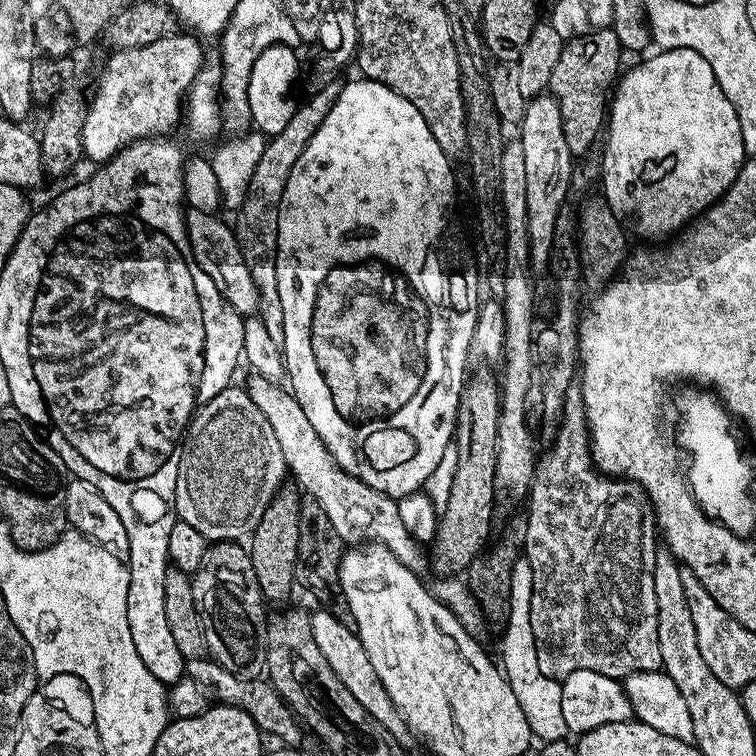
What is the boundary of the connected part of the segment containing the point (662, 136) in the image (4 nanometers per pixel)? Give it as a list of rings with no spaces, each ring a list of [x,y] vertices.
[[[670,48],[655,54],[645,64],[629,72],[627,69],[615,85],[606,117],[608,145],[600,160],[599,183],[604,184],[602,198],[612,213],[621,221],[632,220],[638,235],[671,237],[724,197],[738,178],[746,153],[738,114],[726,98],[711,62],[689,48]]]

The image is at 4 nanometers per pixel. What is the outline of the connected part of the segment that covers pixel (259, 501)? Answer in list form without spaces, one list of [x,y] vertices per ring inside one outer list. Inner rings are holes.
[[[226,387],[210,402],[201,404],[196,413],[192,415],[192,421],[188,423],[188,428],[184,432],[184,439],[180,441],[180,461],[178,462],[178,478],[176,479],[176,514],[179,520],[186,522],[189,526],[194,526],[194,530],[198,530],[198,534],[202,534],[205,540],[209,542],[222,540],[240,542],[251,537],[252,531],[258,526],[258,522],[262,522],[262,516],[266,514],[266,508],[270,506],[270,502],[276,497],[276,493],[280,491],[285,483],[284,476],[286,478],[286,465],[282,458],[282,446],[278,446],[278,438],[274,434],[266,414],[262,414],[262,410],[258,410],[258,406],[254,406],[254,402],[249,398],[243,387],[236,387]]]

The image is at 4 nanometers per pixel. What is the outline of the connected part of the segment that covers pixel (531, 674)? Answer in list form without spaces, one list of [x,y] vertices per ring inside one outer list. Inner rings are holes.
[[[523,556],[520,557],[518,562],[514,562],[514,570],[512,571],[512,577],[510,578],[510,603],[508,605],[508,615],[506,617],[506,625],[508,624],[508,633],[504,636],[504,664],[502,660],[502,671],[508,678],[508,685],[514,690],[514,694],[518,698],[518,702],[522,706],[522,710],[526,714],[528,724],[532,728],[532,735],[537,741],[547,742],[550,740],[562,740],[569,735],[566,721],[562,718],[562,690],[560,689],[561,681],[551,676],[544,676],[542,670],[538,670],[538,654],[536,653],[536,647],[534,646],[534,630],[530,630],[530,594],[534,590],[534,574],[530,570],[530,562]]]

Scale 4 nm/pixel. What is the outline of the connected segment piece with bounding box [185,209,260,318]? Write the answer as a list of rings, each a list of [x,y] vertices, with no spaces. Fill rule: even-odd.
[[[189,209],[185,213],[185,224],[194,258],[198,266],[202,266],[202,270],[212,276],[222,298],[230,302],[230,306],[234,306],[234,310],[245,318],[257,315],[260,295],[254,286],[254,278],[250,278],[250,266],[246,266],[246,258],[236,240],[233,225],[222,222],[215,213],[195,209]]]

